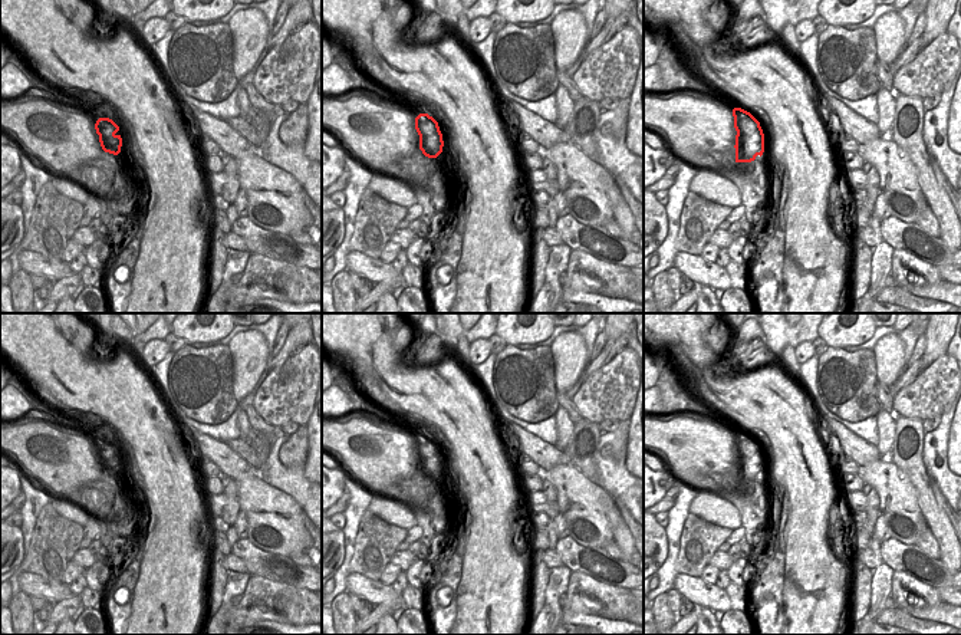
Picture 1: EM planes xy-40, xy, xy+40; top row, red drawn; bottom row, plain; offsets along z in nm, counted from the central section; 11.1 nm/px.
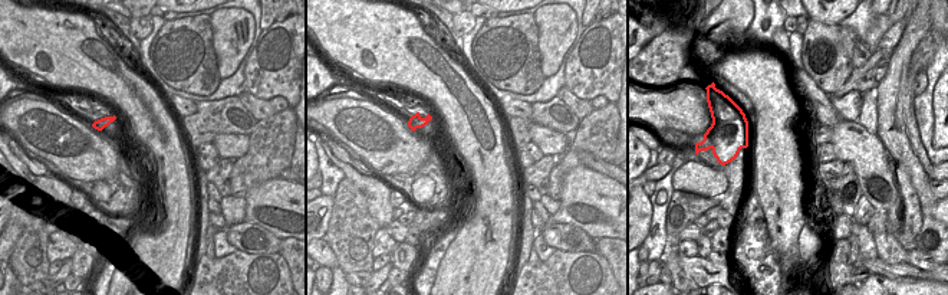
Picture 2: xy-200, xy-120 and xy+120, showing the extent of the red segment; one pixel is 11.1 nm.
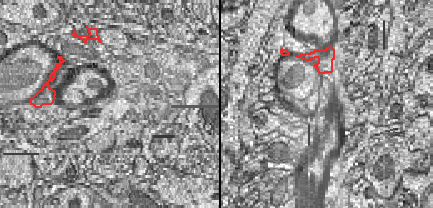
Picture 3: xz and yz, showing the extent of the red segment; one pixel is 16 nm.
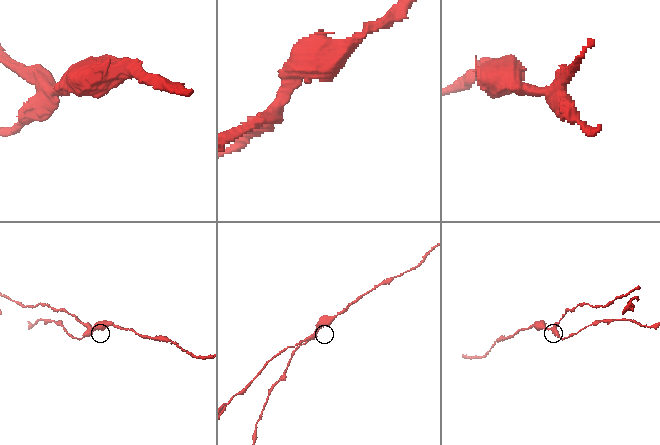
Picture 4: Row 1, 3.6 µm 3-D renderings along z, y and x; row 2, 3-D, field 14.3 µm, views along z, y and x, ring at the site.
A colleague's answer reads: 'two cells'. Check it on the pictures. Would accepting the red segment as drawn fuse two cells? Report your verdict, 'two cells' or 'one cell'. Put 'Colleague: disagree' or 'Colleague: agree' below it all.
two cells
Colleague: agree

